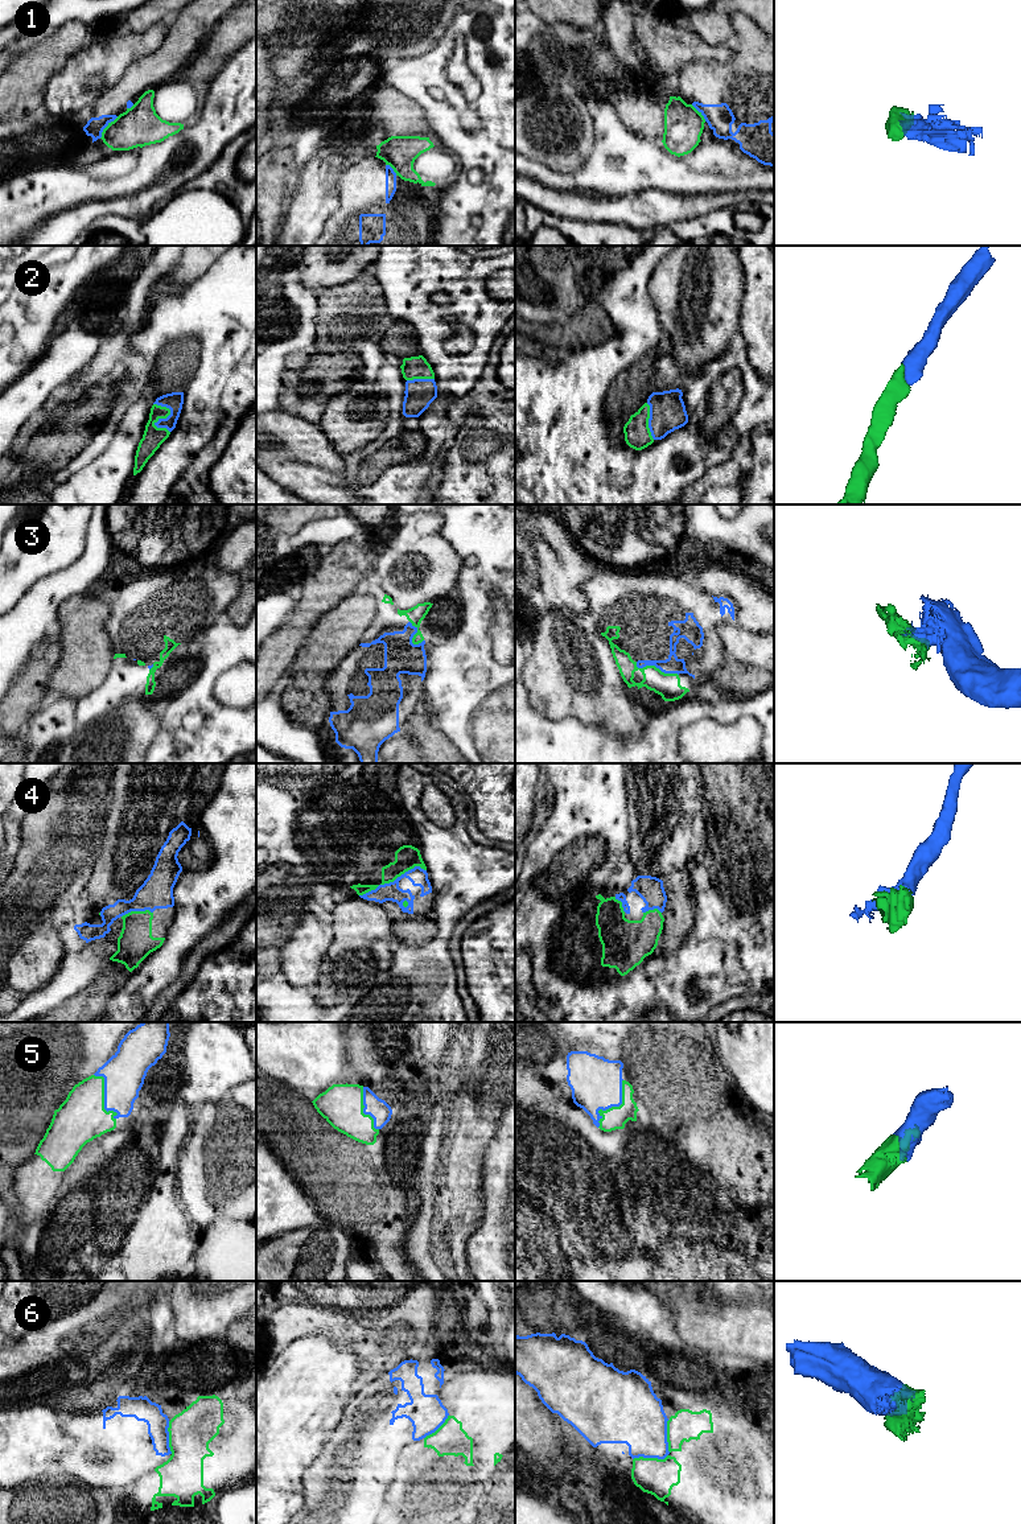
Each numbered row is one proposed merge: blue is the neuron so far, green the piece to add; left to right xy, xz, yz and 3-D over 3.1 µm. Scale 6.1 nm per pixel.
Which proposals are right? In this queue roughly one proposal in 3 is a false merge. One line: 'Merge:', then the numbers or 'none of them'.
Merge: 2, 3, 4, 5

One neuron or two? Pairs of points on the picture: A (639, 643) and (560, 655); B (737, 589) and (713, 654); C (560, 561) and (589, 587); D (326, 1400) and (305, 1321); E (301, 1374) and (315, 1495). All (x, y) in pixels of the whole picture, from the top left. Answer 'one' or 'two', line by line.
A: two
B: two
C: two
D: two
E: two

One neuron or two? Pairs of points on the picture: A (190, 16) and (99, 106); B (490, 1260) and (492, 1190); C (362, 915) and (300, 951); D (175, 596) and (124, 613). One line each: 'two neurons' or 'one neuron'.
A: one neuron
B: one neuron
C: two neurons
D: one neuron

